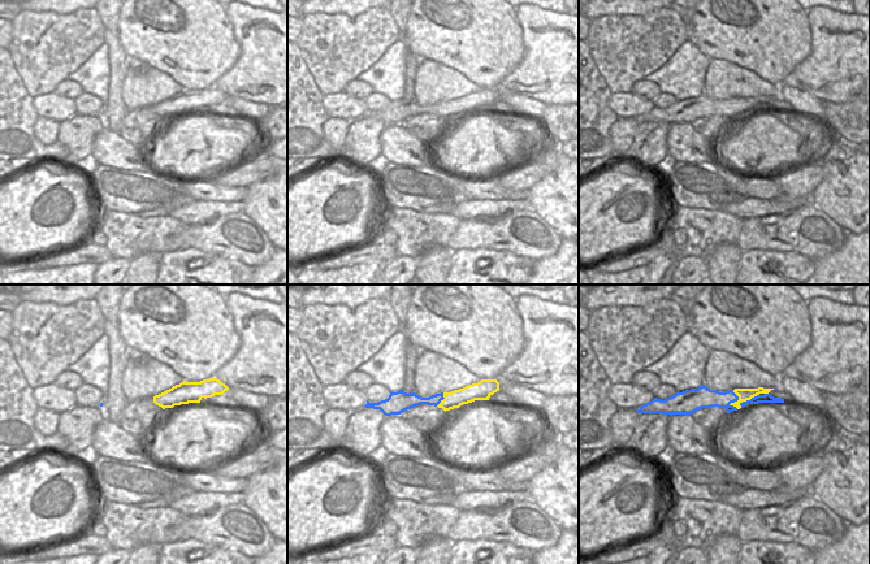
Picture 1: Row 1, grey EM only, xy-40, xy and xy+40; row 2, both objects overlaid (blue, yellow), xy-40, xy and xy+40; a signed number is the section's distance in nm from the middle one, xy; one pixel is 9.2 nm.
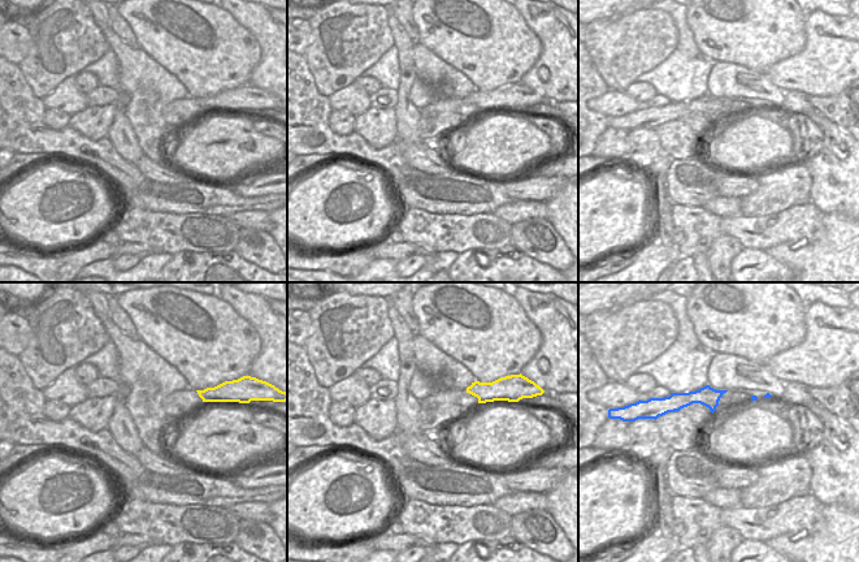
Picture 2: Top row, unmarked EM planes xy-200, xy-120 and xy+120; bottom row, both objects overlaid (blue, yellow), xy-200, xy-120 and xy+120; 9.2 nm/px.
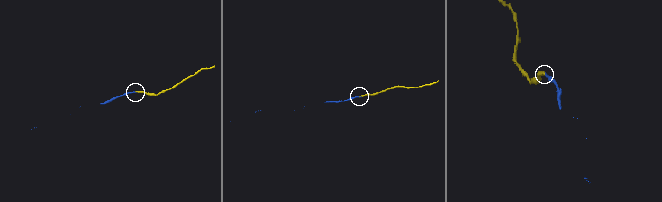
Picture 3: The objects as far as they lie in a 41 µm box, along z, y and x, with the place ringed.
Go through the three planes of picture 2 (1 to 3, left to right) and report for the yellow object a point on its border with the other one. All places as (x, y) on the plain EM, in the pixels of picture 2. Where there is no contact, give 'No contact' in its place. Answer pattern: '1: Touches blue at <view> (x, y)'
1: No contact
2: No contact
3: No contact

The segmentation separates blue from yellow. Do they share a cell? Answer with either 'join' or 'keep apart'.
join

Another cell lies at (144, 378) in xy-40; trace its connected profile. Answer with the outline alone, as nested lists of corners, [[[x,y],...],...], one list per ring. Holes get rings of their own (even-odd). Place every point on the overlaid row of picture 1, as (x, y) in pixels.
[[[155,359],[129,361],[122,374],[122,392],[129,402],[153,398],[183,379],[168,365]]]

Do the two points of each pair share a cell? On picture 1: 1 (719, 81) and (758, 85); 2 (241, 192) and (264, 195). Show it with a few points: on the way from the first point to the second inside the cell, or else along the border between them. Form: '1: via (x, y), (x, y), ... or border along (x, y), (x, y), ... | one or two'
1: via (728, 81), (749, 85) | one
2: border along (249, 187), (249, 192), (242, 200) | two

